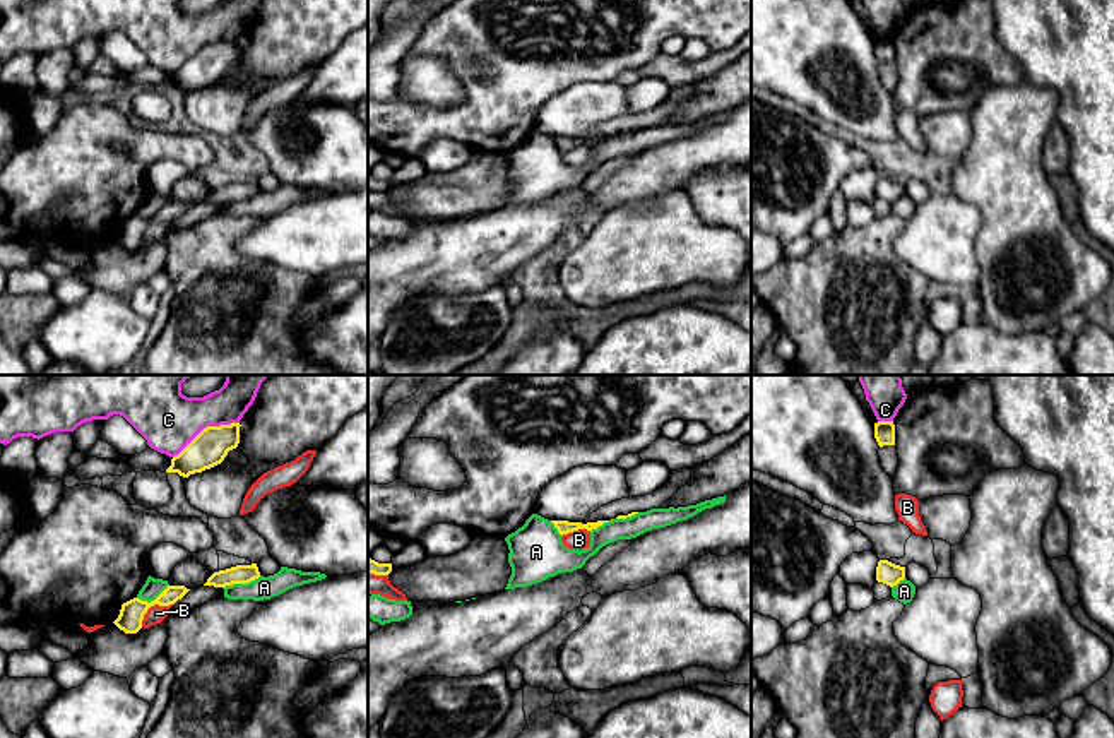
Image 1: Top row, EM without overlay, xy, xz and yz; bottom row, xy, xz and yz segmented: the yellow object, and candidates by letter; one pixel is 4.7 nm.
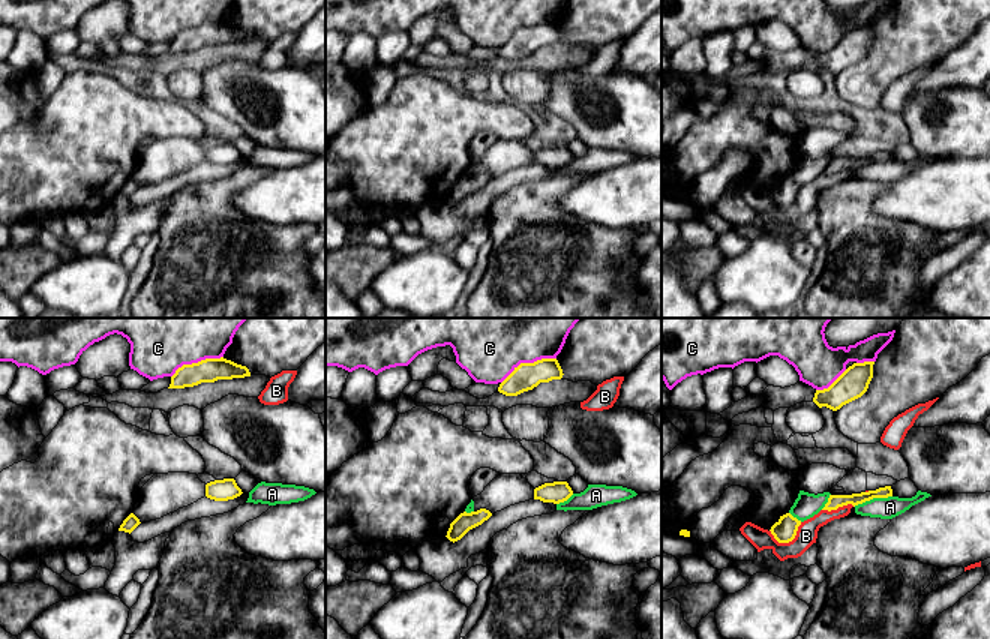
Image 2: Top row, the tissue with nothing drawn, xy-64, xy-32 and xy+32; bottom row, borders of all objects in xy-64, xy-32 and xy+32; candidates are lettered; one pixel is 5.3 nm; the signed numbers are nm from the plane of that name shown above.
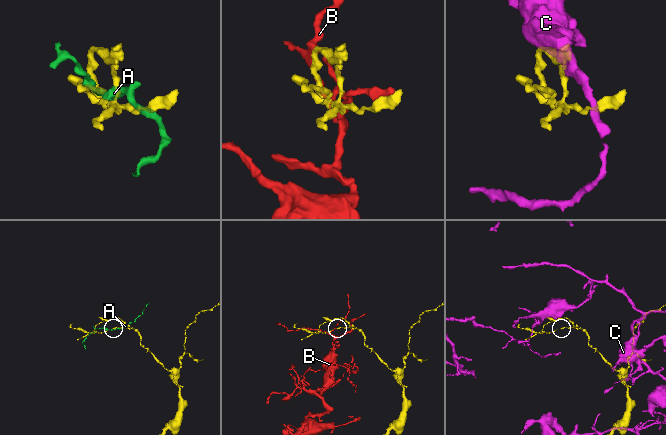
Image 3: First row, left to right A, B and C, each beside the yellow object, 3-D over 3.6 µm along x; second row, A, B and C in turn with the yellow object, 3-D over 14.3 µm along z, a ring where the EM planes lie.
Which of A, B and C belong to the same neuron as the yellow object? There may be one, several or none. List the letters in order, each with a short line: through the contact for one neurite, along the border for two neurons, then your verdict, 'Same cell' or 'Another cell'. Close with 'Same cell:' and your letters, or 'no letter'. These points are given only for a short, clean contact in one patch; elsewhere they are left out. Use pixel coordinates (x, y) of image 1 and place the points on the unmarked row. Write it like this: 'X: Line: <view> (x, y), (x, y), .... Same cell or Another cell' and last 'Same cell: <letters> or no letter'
A: Another cell
B: Another cell
C: Another cell
Same cell: no letter

